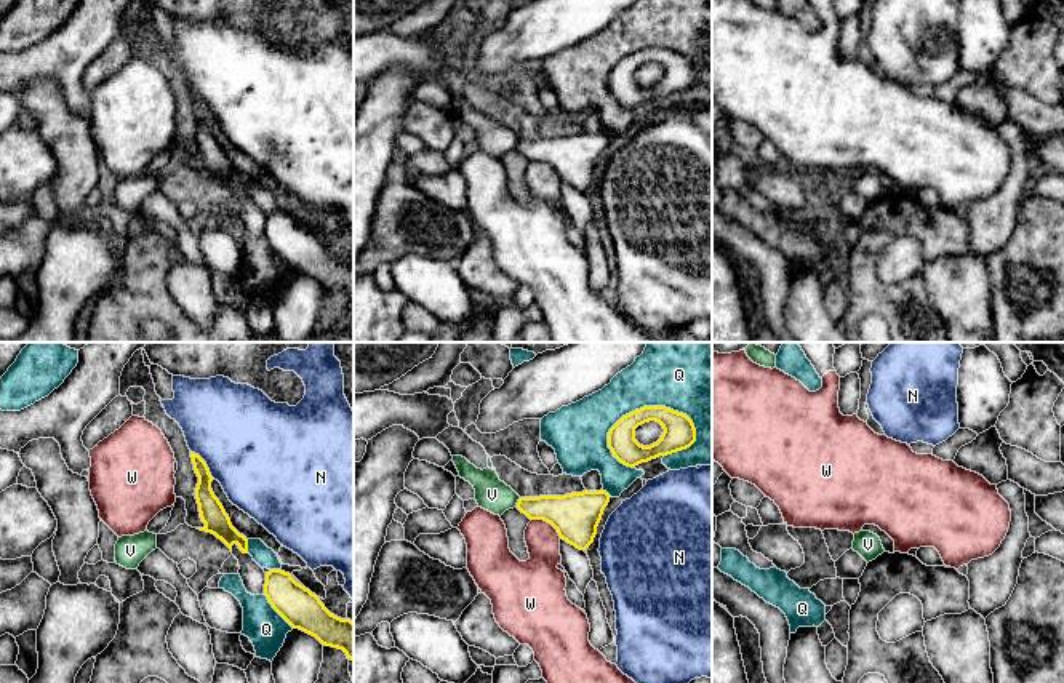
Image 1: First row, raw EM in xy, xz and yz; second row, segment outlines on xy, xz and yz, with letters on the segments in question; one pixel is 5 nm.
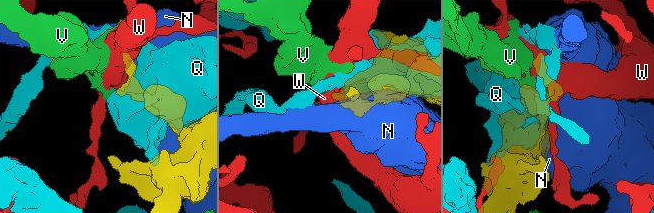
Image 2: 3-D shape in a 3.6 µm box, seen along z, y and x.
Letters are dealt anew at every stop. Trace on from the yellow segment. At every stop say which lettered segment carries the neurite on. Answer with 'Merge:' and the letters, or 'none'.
Merge: none

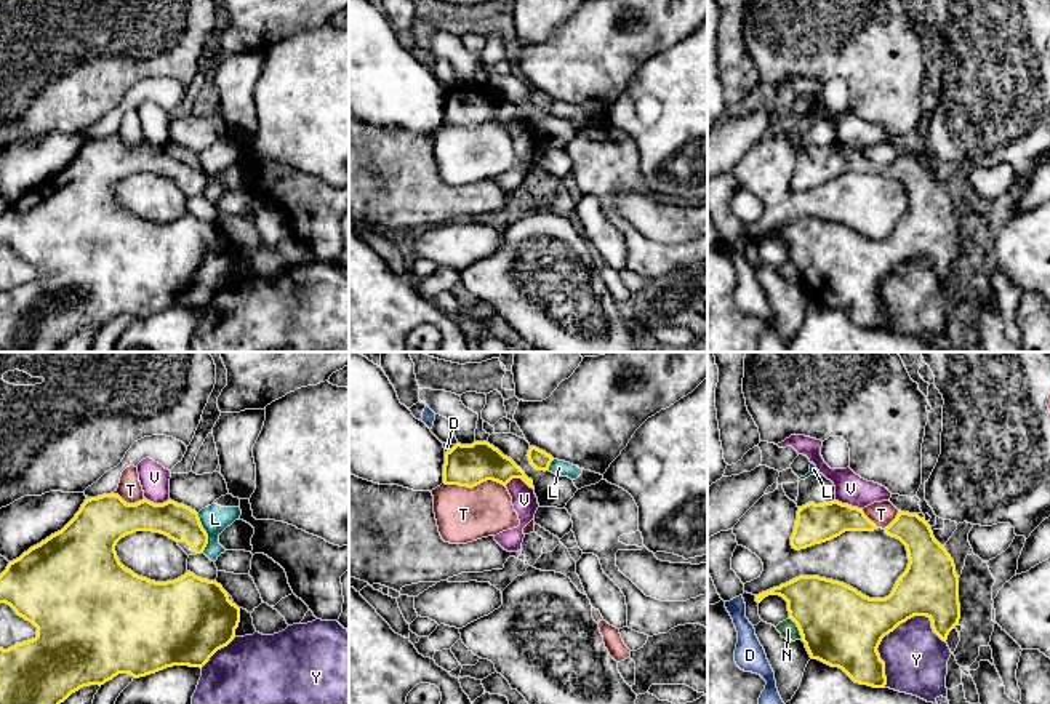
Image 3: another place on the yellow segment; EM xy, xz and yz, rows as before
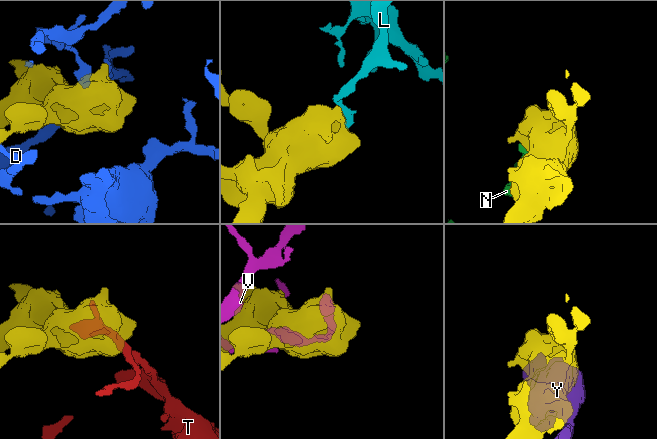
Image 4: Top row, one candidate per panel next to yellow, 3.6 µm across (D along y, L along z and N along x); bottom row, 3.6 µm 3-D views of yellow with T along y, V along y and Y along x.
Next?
Merge: none

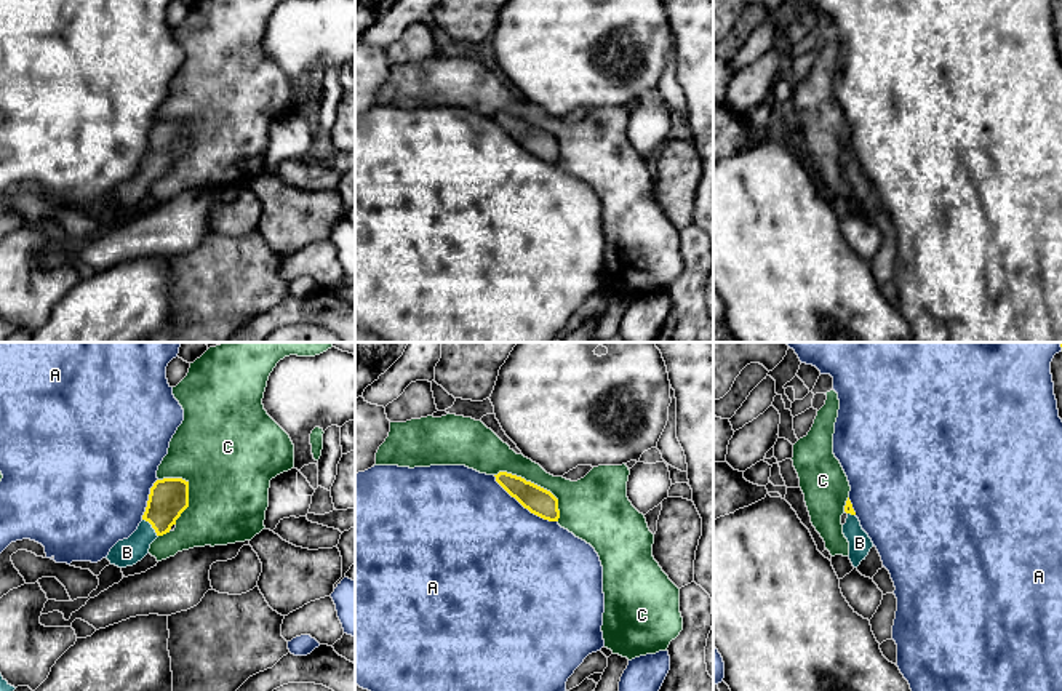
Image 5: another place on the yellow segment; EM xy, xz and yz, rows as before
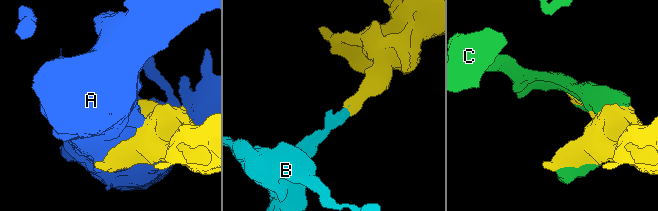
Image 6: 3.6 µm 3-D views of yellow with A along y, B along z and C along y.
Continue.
Merge: B

